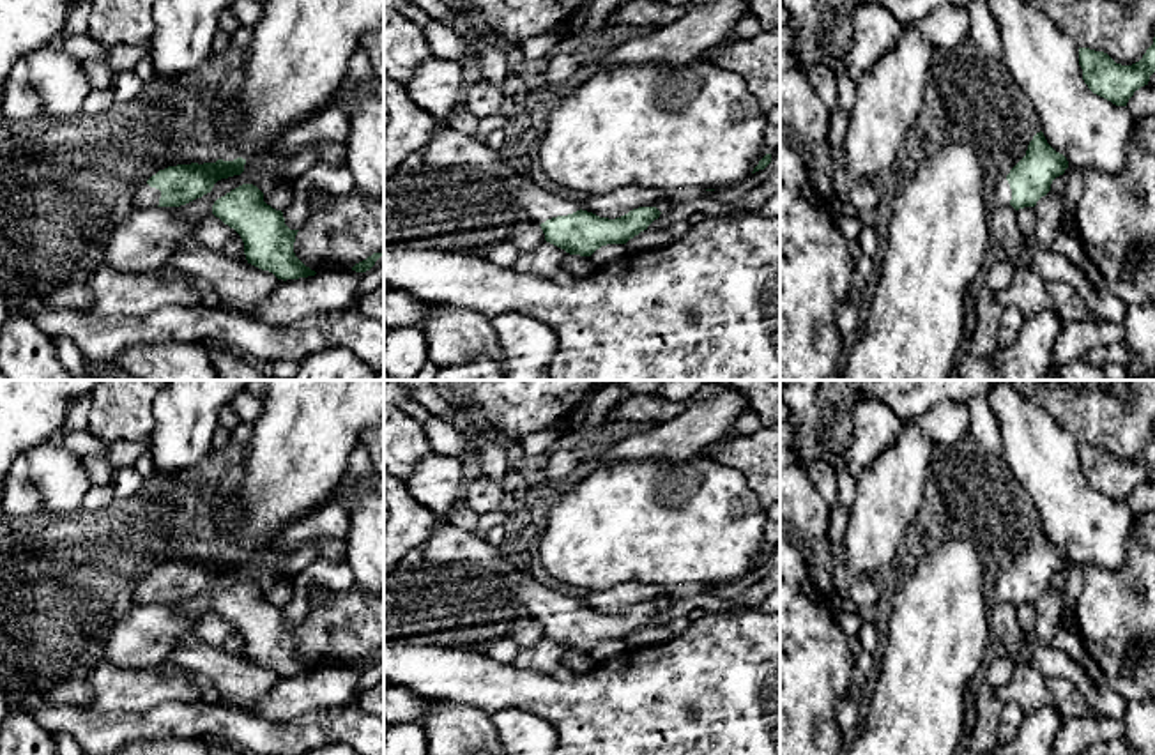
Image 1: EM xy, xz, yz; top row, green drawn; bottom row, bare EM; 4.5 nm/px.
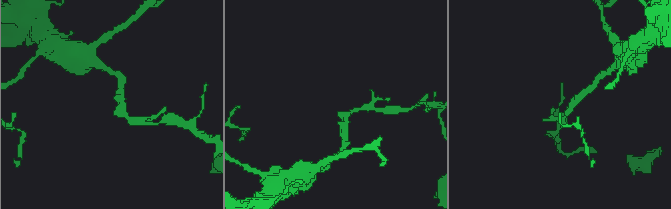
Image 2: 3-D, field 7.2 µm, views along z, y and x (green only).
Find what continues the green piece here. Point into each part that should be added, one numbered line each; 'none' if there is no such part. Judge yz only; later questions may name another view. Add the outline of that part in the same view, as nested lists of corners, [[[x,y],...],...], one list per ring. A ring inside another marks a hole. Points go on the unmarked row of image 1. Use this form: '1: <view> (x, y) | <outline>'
1: yz (1002, 591) | [[[1001,575],[992,587],[992,605],[1010,601],[1012,585],[1006,575]]]

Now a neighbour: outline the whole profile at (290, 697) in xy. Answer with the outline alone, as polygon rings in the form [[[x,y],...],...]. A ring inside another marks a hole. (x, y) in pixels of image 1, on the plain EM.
[[[356,667],[279,675],[272,690],[248,711],[267,721],[288,721],[313,711],[348,705],[357,700],[357,677]]]

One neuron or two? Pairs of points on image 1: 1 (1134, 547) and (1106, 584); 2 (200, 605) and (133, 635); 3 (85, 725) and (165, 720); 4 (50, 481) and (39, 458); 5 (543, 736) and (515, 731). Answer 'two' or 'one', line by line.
1: one
2: one
3: one
4: one
5: one

